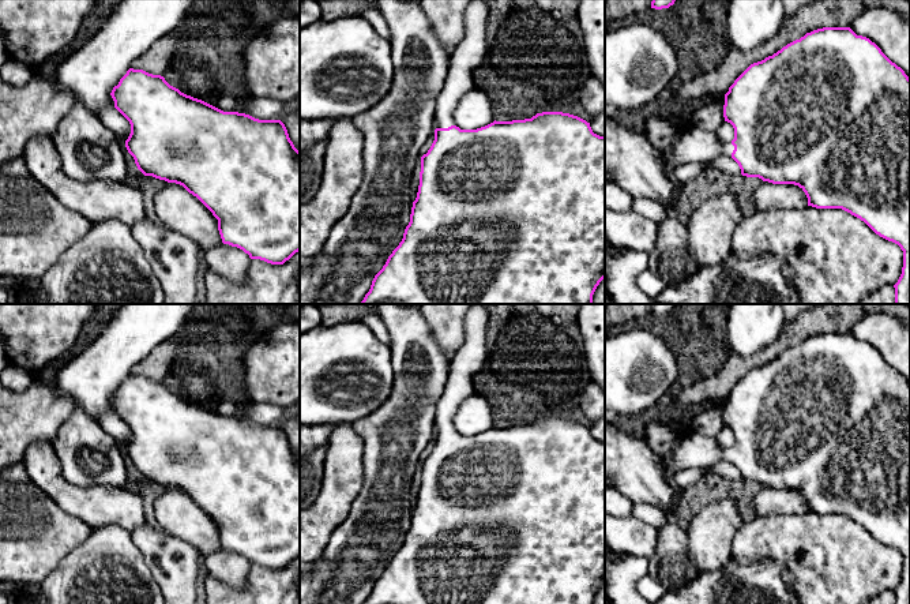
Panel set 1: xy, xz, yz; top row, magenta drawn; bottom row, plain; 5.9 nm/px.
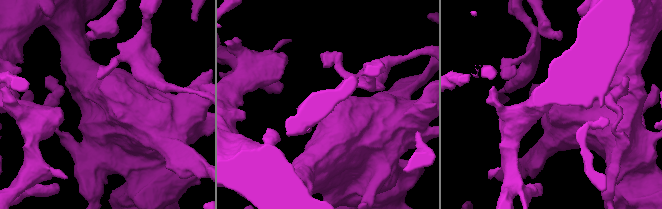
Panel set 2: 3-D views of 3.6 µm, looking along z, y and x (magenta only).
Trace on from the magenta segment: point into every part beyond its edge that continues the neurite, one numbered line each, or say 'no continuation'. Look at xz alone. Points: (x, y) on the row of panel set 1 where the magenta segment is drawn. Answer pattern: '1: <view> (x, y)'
1: xz (470, 53)

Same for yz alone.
1: yz (695, 145)

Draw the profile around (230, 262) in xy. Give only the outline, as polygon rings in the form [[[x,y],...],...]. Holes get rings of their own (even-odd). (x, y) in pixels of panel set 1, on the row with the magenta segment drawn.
[[[222,243],[206,251],[203,254],[203,260],[215,274],[241,284],[245,281],[252,259],[242,250]]]

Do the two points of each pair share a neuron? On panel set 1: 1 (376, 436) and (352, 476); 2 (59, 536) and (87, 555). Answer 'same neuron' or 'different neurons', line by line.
1: different neurons
2: different neurons

